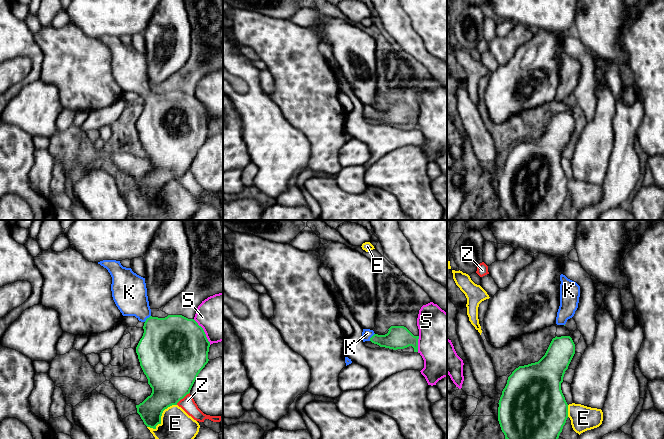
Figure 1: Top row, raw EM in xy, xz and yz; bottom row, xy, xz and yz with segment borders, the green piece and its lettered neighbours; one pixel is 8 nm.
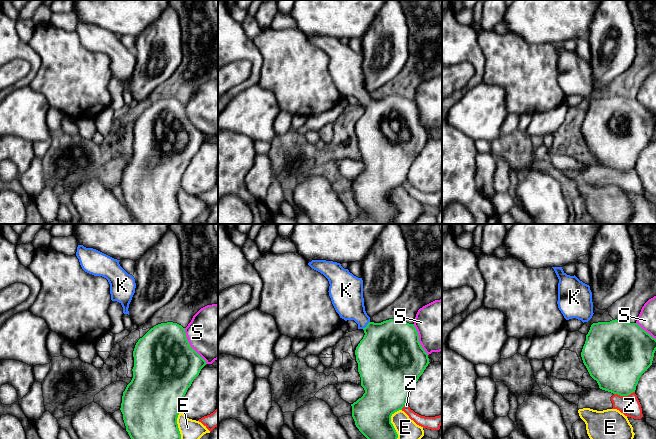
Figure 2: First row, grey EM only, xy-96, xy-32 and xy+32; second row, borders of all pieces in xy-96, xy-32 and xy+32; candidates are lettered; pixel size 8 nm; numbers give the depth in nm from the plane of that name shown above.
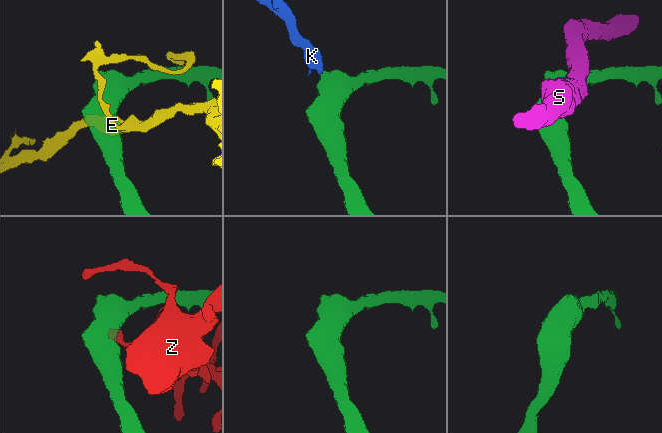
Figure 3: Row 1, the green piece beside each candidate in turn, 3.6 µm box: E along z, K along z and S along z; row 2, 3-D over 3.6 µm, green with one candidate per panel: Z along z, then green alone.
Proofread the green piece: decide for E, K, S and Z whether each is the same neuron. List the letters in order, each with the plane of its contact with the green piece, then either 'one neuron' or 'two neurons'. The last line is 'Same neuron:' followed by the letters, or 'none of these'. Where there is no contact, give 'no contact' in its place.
E: meets green in xy; two neurons
K: meets green in xy; one neuron
S: meets green in xy; two neurons
Z: meets green in xy; two neurons
Same neuron: K

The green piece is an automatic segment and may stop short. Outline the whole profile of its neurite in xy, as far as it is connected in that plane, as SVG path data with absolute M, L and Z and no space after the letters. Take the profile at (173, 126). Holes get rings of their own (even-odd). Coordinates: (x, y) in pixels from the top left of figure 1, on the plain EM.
M103 36L98 40L106 44L112 53L112 73L122 91L135 92L144 99L144 109L136 123L136 129L152 169L136 181L136 184L144 200L156 205L156 202L161 200L163 187L177 181L190 169L198 150L209 137L210 118L203 104L194 95L182 91L152 93L145 54L134 49L131 44L123 43L120 37L116 36Z

